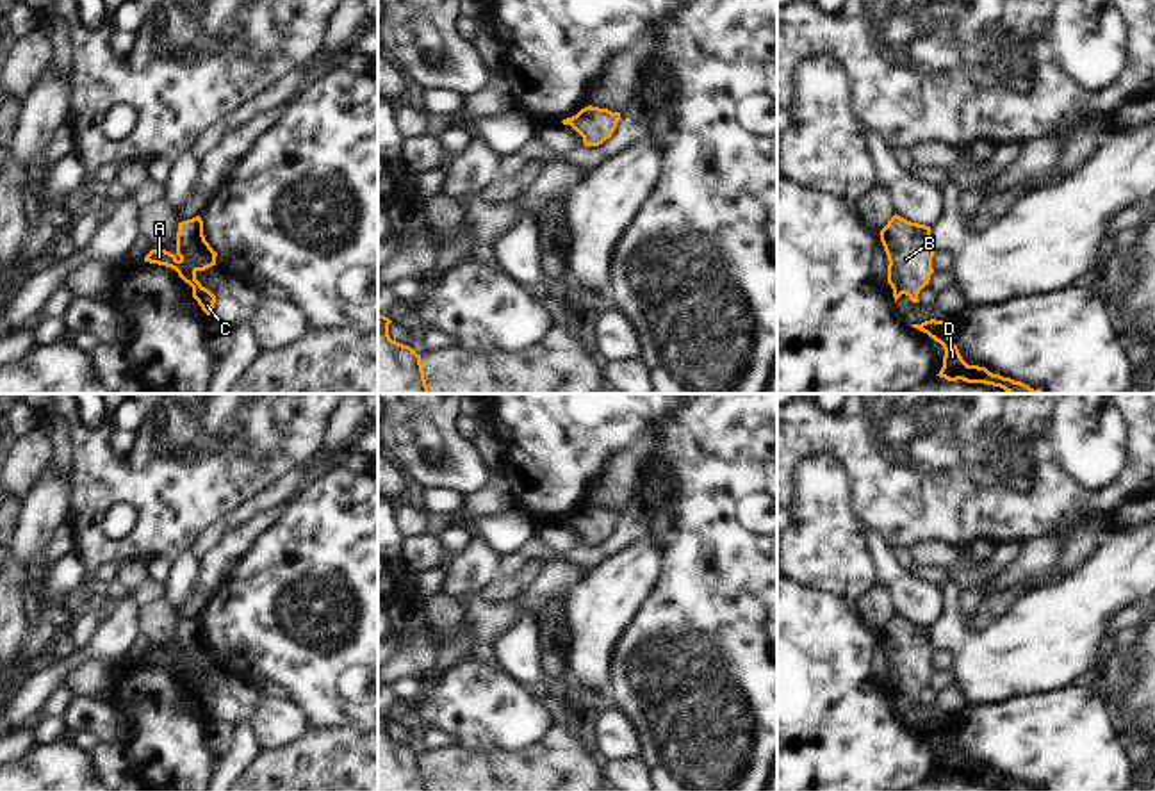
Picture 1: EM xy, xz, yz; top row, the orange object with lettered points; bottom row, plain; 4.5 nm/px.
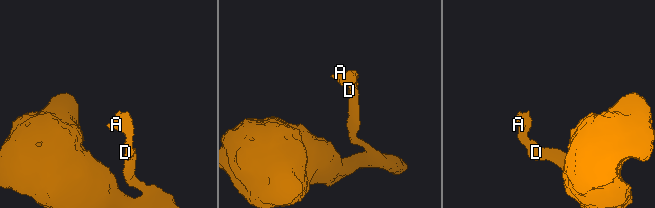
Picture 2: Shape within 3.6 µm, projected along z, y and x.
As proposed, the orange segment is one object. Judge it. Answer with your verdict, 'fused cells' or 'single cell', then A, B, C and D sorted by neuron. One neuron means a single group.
single cell; groups A B C D

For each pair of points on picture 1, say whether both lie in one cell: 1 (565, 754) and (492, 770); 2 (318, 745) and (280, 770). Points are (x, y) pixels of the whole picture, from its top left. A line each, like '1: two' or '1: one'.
1: one
2: one

